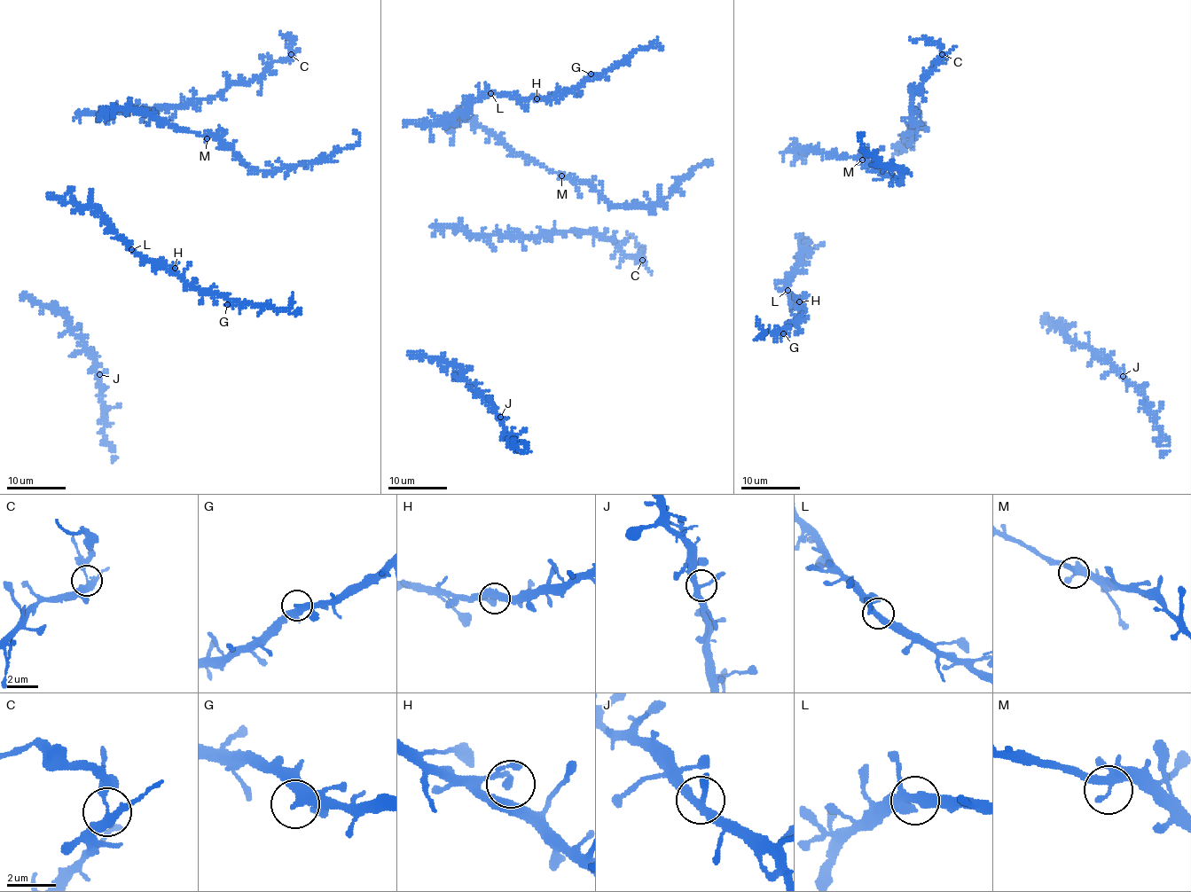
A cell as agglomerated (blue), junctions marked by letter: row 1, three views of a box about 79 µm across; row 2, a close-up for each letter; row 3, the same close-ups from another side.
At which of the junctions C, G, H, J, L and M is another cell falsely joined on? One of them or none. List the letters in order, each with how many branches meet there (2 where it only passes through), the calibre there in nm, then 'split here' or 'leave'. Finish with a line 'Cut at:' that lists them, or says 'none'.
C: 3 branches meet; 280 nm thick; split here
G: 3 branches meet; 320 nm thick; leave
H: 2 branches meet; 280 nm thick; leave
J: 3 branches meet; 280 nm thick; leave
L: 3 branches meet; 300 nm thick; leave
M: 4 branches meet; 280 nm thick; leave
Cut at: C

